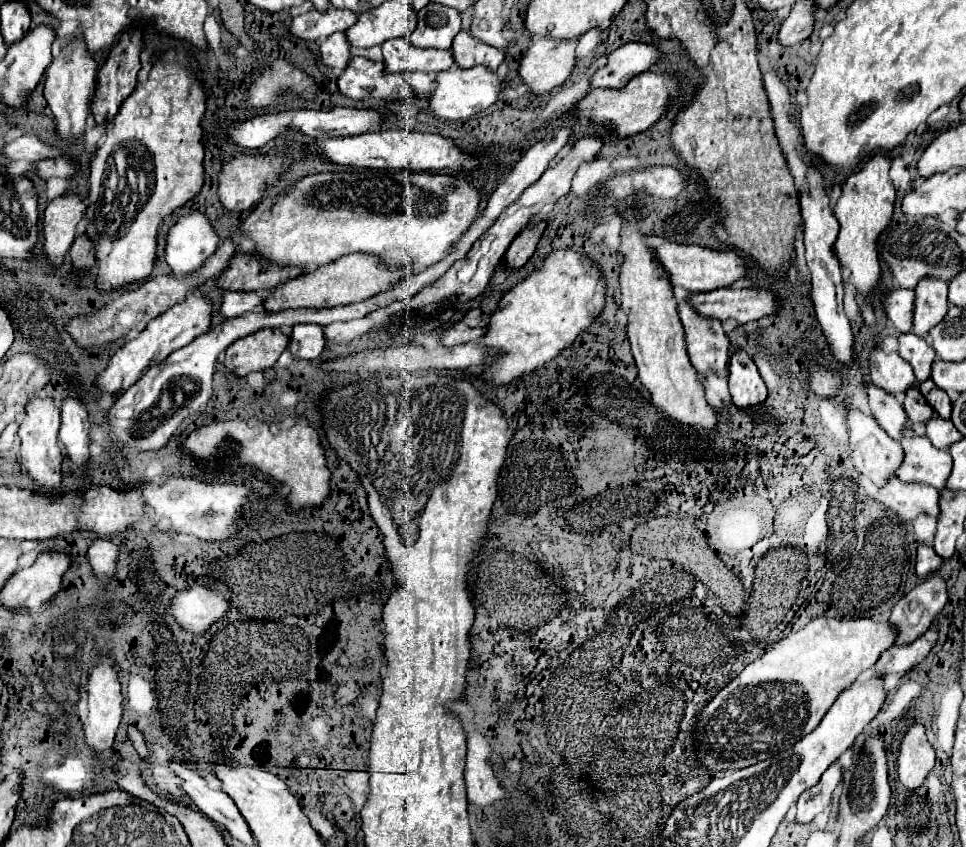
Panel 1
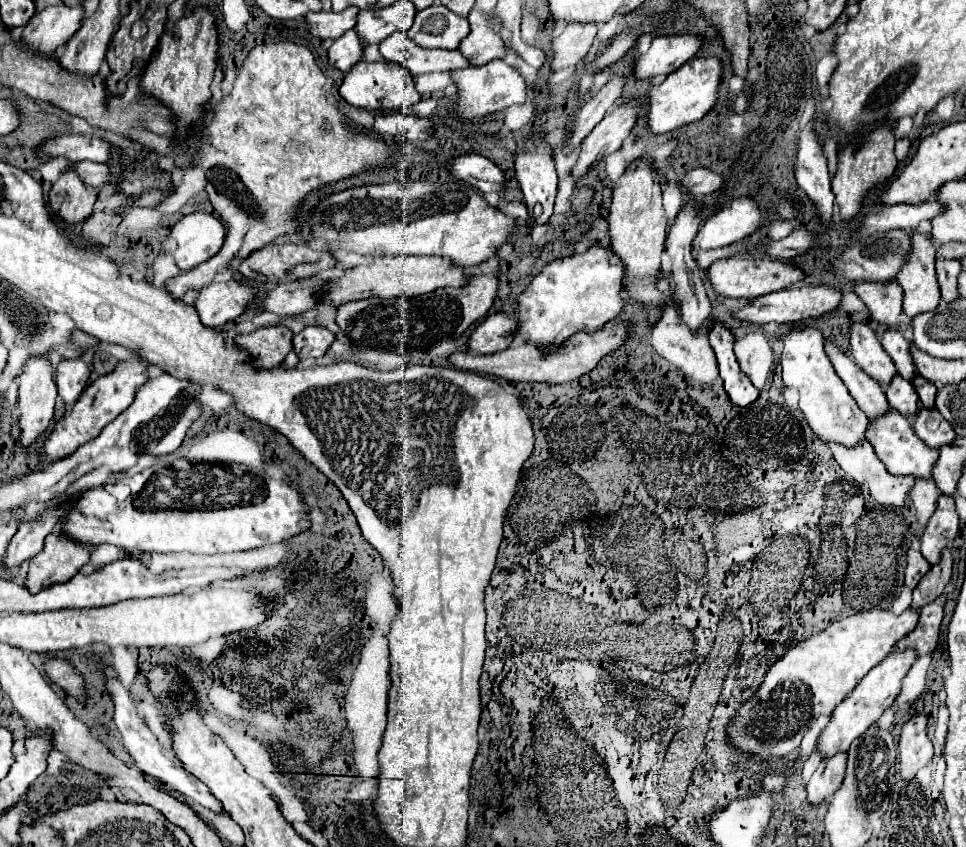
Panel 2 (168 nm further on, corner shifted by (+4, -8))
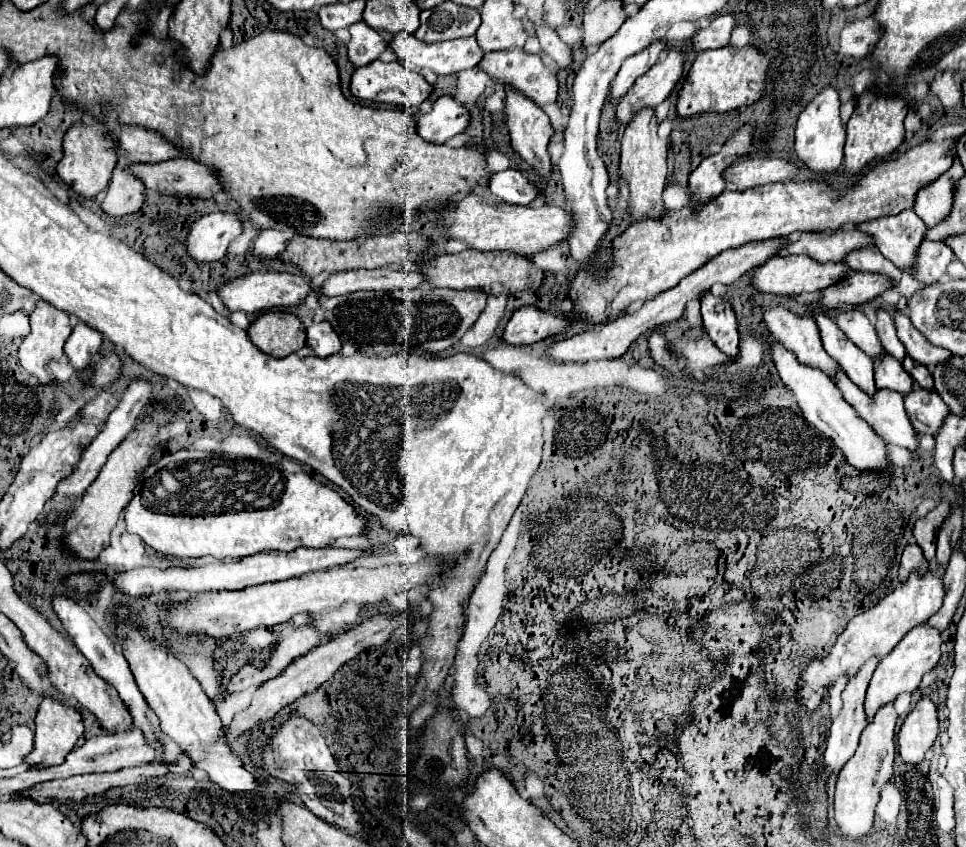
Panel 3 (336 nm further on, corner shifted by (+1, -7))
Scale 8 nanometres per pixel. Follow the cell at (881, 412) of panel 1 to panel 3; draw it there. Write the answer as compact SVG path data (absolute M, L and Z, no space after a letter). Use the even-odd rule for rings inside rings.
M814 311L814 319L818 323L822 343L826 353L838 361L838 365L846 371L846 375L866 393L874 393L874 369L872 369L872 359L860 351L854 343L848 341L848 337L838 329L834 319L830 319L824 311Z

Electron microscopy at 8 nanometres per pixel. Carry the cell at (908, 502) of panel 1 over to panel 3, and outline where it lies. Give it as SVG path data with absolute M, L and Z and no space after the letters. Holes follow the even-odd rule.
M770 339L770 353L772 361L780 373L780 379L786 387L792 389L796 395L796 401L806 417L808 423L812 423L816 429L820 429L824 435L828 435L846 455L846 461L854 465L856 469L886 469L888 465L888 453L884 447L884 441L852 411L852 405L846 403L846 399L840 395L840 389L834 385L834 381L824 375L822 371L816 371L816 367L804 367L792 351L786 347L780 347L774 339Z

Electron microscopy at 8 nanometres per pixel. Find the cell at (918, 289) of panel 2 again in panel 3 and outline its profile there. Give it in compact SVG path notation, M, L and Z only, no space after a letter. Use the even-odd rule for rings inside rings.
M912 209L900 211L892 217L880 217L868 223L860 223L856 225L856 229L870 235L880 253L902 271L912 269L918 245L922 243L926 233L924 223L916 219L916 213L912 213Z

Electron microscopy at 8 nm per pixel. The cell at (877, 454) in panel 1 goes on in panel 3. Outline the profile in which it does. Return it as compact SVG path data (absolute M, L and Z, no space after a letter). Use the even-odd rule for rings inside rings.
M774 305L764 309L764 321L772 337L790 349L800 363L818 367L830 377L836 373L838 363L824 351L820 331L812 317L802 317L784 305Z

